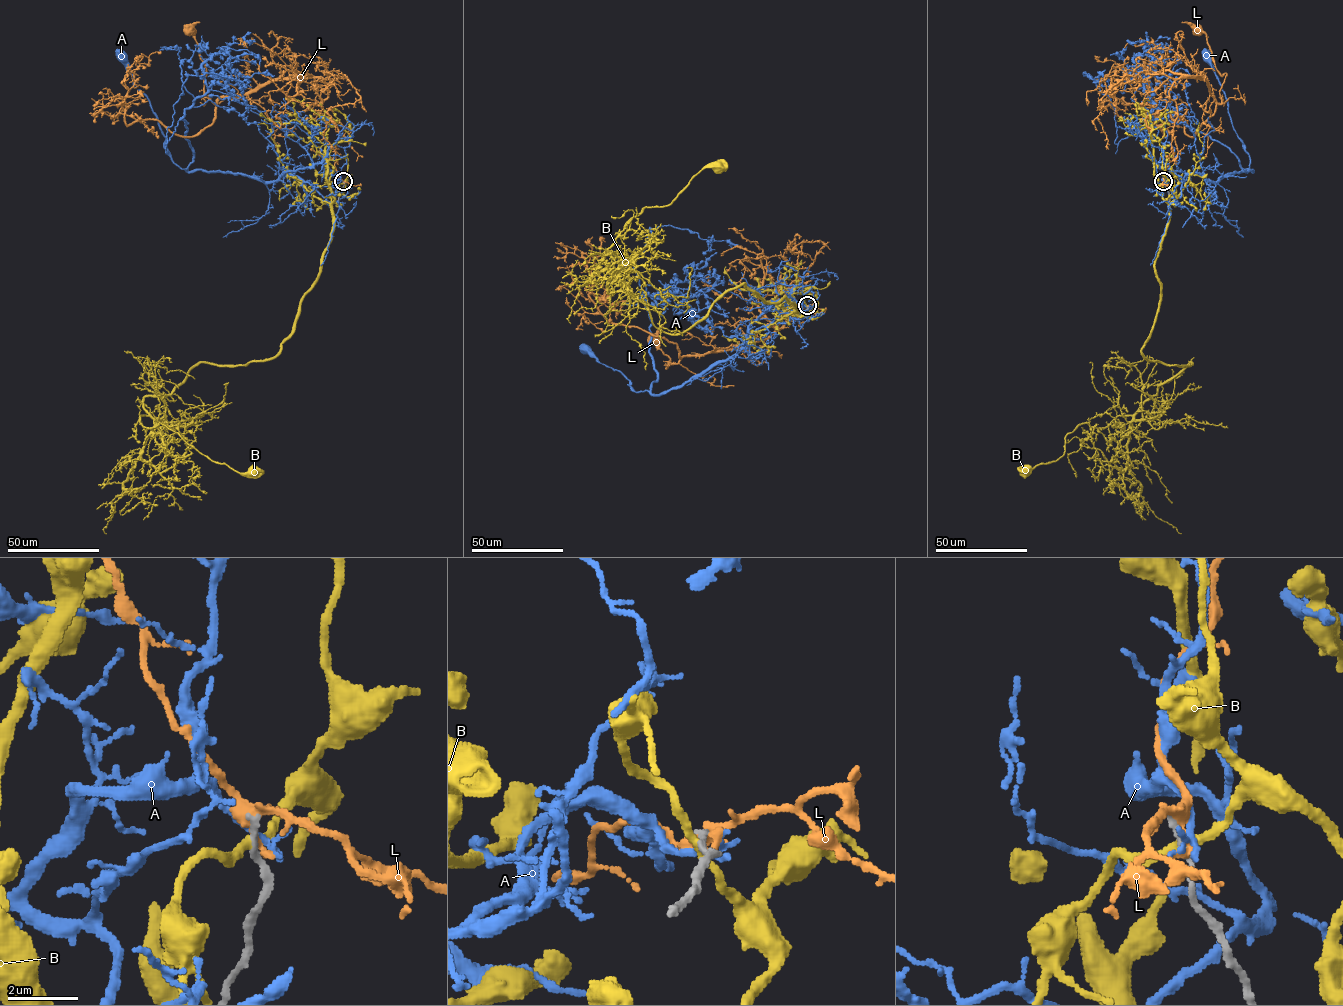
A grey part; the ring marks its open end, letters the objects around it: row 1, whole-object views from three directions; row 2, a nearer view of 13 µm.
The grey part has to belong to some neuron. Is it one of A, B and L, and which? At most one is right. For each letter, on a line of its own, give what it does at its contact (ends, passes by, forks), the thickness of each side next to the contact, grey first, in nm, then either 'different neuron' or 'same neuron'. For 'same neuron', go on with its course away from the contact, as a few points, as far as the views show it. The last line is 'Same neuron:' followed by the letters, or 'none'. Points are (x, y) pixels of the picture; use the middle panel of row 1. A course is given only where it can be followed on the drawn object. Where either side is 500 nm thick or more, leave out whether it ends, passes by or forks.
A: it ends there; 240 nm thick on the grey side, 280 nm on the other; different neuron
B: it passes by; 240 nm thick on the grey side, 240 nm on the other; different neuron
L: it passes by; 240 nm thick on the grey side, 320 nm on the other; different neuron
Same neuron: none

